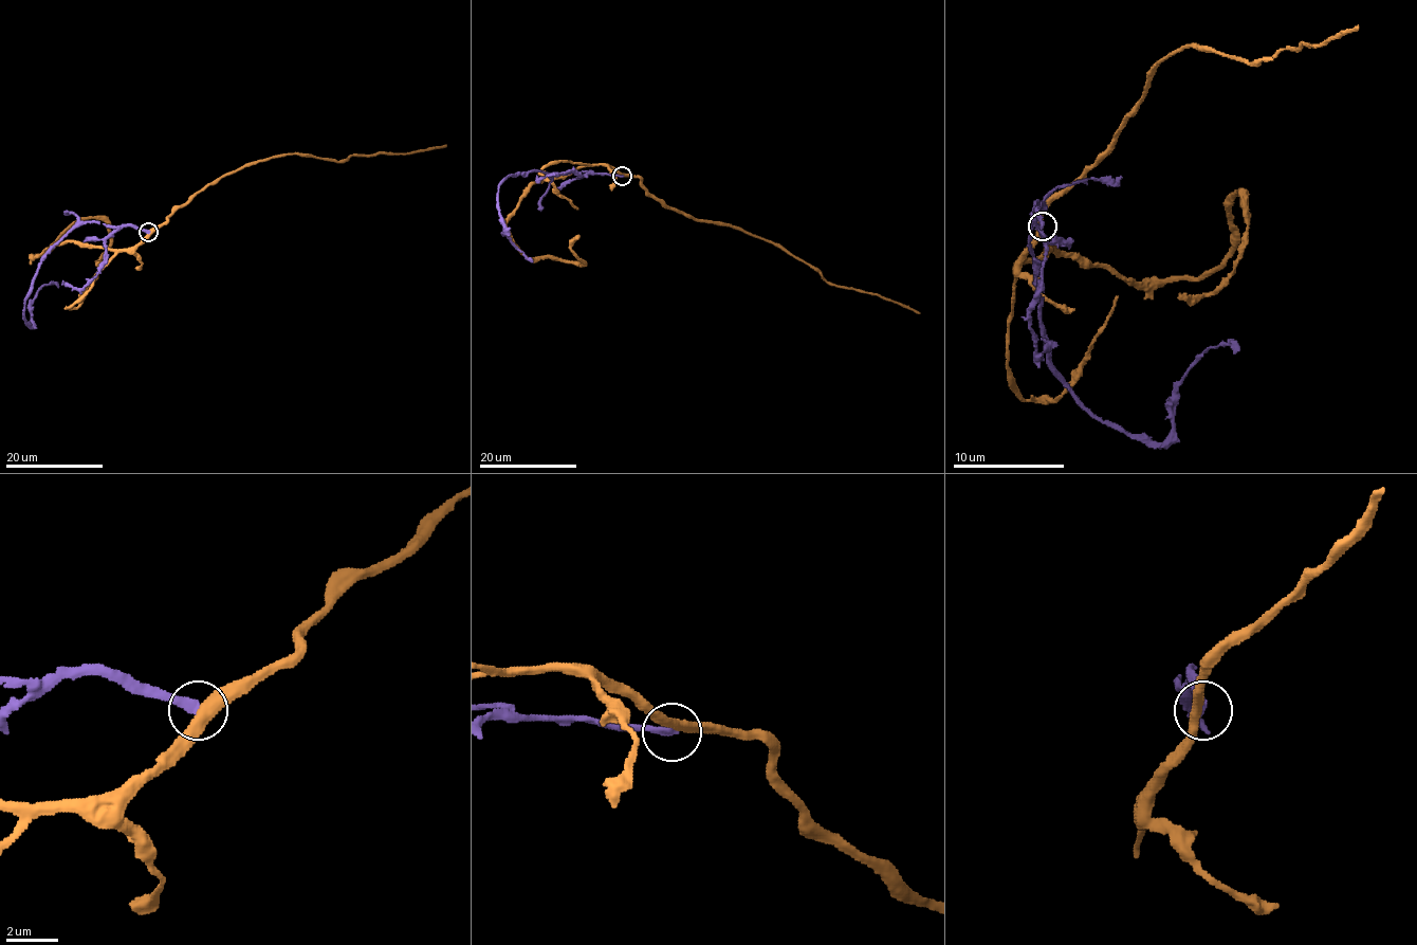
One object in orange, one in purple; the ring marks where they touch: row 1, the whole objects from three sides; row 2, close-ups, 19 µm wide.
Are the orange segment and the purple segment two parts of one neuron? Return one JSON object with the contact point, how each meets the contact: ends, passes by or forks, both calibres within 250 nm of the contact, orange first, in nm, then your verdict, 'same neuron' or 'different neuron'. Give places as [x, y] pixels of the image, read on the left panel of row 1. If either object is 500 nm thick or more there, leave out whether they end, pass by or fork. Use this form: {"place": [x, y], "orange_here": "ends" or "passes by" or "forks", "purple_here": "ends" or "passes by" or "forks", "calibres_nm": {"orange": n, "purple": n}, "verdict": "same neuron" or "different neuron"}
{"place": [148, 232], "orange_here": "passes by", "purple_here": "ends", "calibres_nm": {"orange": 420, "purple": 320}, "verdict": "different neuron"}

